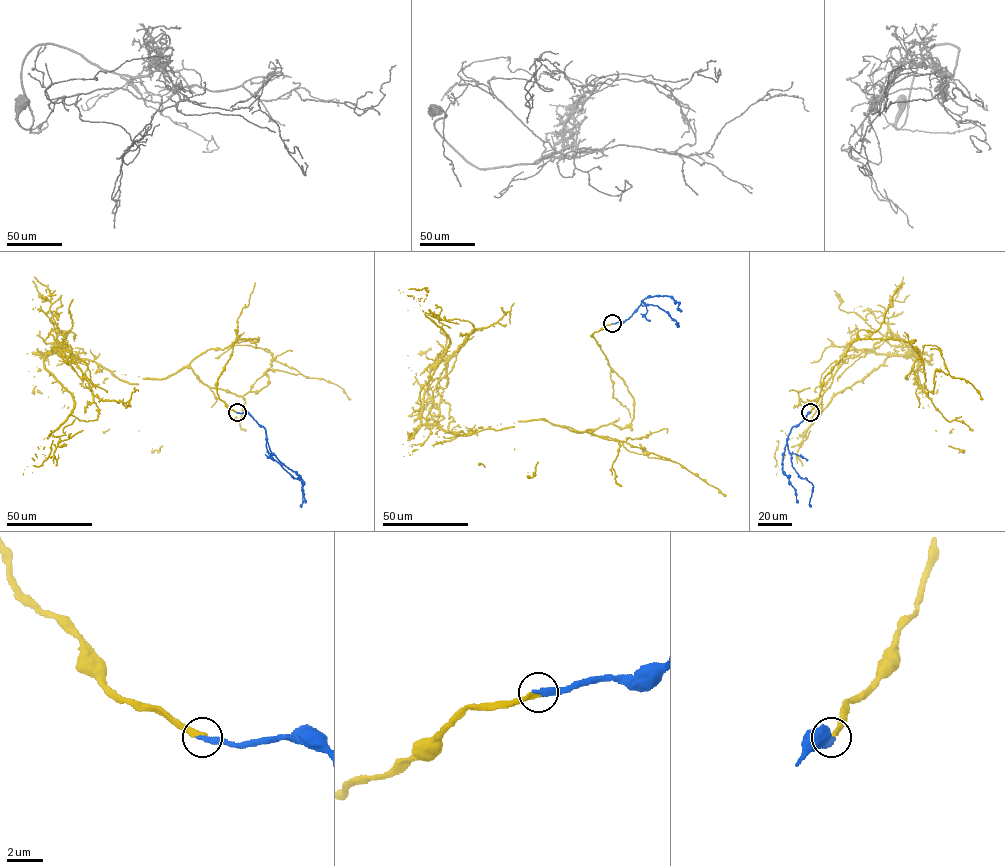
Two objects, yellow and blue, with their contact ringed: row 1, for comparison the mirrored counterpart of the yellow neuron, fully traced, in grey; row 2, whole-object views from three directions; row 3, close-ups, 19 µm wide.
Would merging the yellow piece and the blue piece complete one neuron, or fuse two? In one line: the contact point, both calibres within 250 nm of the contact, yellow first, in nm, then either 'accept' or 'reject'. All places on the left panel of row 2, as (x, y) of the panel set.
(237, 412) | 280/360 nm | accept

